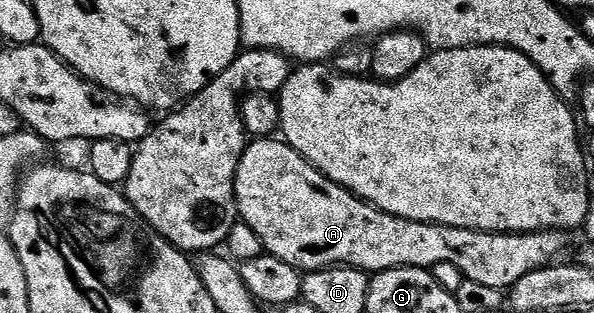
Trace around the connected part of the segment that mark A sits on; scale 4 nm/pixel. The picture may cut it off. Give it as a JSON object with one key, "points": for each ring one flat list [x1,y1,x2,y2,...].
{"points":[[258,137,247,146,246,151,242,155,242,159,238,162,238,172,234,178,234,200,238,203,238,214,241,222,247,223,256,233,256,237,260,237,263,248,269,254,279,258,280,261,287,262,288,265,297,268,302,273,312,271,320,271,324,267,336,267,345,265,348,267,356,267,360,271,367,273,377,273,387,271,388,269,396,269,397,267,425,267,432,269,441,263,451,263,456,265,456,269,460,269,460,273,471,284,479,283,482,287,503,287,509,289,516,285,516,281,520,281,520,277,524,277,528,273,532,273,541,267,551,266,555,262,557,255,562,255,566,251,566,246,570,243,571,236,565,231,527,231,525,233,495,233,492,231,469,231,463,227,442,227,439,223,413,223,410,219,401,219,395,215,389,215,370,203,365,203,363,199,345,191,340,185,336,185,327,175,321,175,308,160,300,153,296,153,296,149,292,149,281,138,278,137]]}

